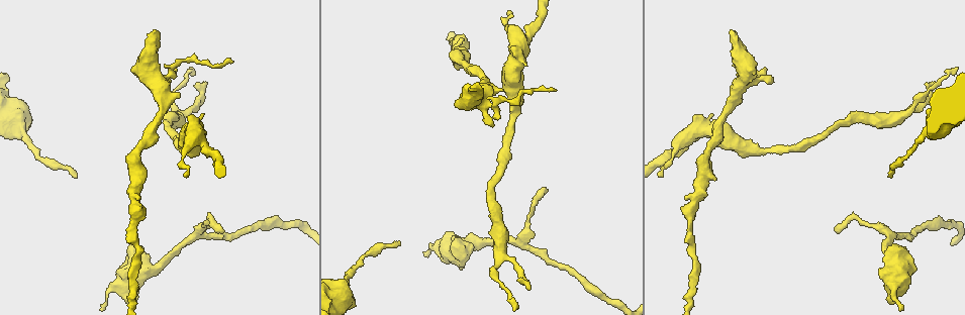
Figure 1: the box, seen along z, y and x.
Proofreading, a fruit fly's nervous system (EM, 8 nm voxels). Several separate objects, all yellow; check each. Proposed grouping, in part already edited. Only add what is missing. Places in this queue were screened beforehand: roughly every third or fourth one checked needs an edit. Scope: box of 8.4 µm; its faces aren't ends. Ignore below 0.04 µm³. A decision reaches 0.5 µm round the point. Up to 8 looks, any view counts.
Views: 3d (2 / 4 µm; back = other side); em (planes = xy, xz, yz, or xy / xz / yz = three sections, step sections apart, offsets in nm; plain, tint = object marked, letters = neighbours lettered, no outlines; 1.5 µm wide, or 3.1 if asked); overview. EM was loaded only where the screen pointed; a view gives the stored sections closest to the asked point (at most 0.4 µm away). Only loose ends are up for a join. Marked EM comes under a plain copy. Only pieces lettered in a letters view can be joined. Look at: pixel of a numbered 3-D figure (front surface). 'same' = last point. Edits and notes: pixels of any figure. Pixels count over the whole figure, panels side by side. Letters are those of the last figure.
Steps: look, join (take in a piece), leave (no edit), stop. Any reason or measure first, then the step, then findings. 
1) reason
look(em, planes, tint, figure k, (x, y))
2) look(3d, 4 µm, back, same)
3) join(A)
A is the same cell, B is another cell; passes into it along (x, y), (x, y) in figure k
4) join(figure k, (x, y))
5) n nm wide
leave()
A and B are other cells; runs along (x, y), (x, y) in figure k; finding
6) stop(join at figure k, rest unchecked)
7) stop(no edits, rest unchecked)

thin end
look(3d, 4 µm, figure 1, (76, 177))

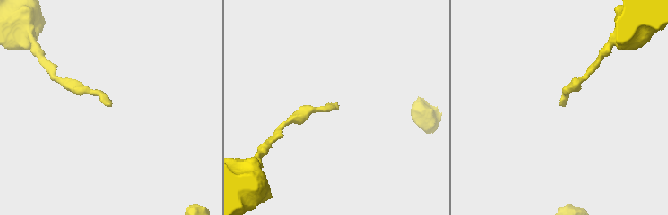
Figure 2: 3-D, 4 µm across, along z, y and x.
now the EM
look(em, xz, step 4, letters, figure 2, (565, 106))

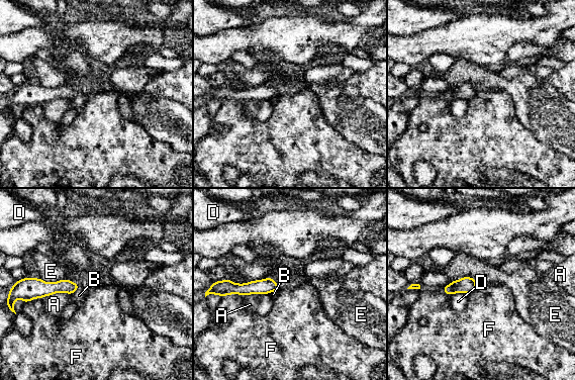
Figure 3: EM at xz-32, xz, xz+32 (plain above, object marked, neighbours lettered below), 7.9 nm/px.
look(em, planes, letters, same)

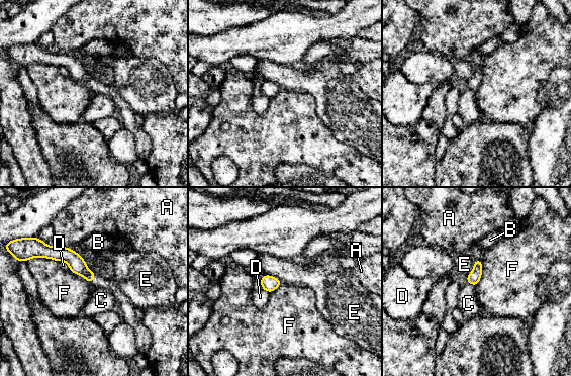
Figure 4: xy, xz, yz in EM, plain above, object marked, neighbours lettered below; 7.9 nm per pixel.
F touches over 260 nm
leave()
A, B, C, D, E and F are other cells; none of them fits

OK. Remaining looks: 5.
tapers out
look(em, planes, letters, figure 1, (530, 288))

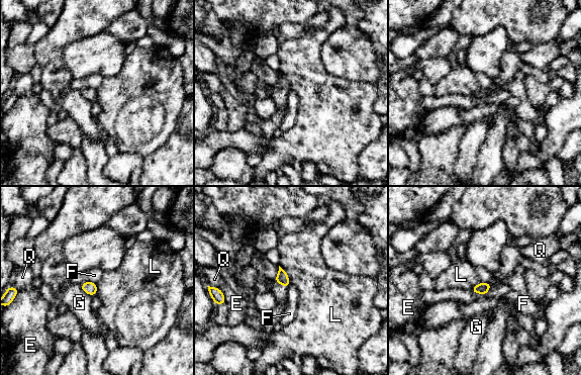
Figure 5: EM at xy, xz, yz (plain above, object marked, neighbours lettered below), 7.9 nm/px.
90 nm wide
leave()
E, F, G, L and Q are other cells; border along (481, 281), (488, 282), (492, 286) in figure 5; none of them fits

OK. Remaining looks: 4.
branch stops here
look(em, planes, letters, figure 1, (154, 31))

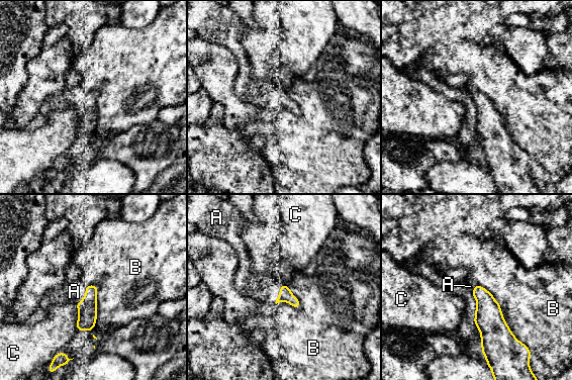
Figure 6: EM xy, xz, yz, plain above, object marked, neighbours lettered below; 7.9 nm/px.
join(A)
A is the same cell, B and C are other cells; it goes on there

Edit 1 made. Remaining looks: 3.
stop(join at figure 6, rest unchecked)

